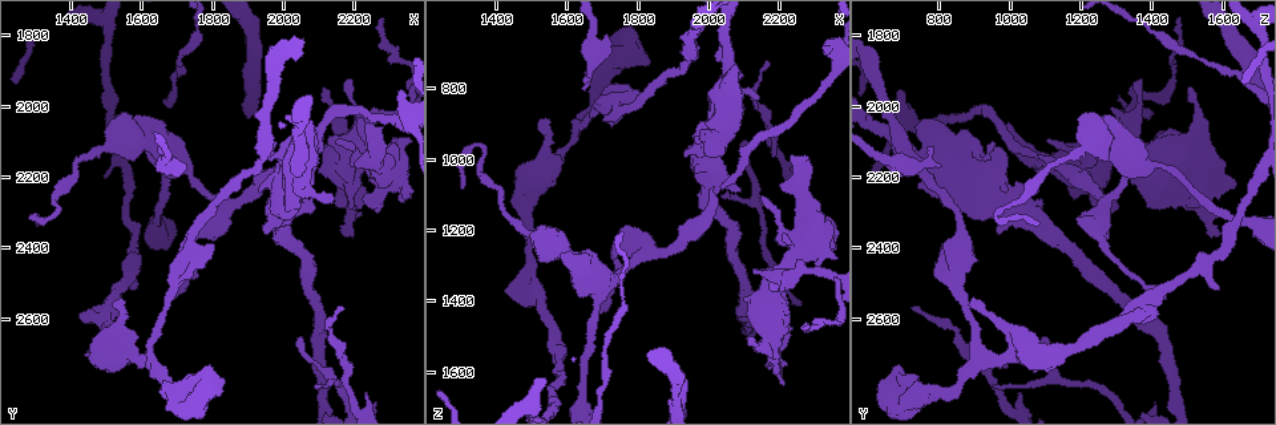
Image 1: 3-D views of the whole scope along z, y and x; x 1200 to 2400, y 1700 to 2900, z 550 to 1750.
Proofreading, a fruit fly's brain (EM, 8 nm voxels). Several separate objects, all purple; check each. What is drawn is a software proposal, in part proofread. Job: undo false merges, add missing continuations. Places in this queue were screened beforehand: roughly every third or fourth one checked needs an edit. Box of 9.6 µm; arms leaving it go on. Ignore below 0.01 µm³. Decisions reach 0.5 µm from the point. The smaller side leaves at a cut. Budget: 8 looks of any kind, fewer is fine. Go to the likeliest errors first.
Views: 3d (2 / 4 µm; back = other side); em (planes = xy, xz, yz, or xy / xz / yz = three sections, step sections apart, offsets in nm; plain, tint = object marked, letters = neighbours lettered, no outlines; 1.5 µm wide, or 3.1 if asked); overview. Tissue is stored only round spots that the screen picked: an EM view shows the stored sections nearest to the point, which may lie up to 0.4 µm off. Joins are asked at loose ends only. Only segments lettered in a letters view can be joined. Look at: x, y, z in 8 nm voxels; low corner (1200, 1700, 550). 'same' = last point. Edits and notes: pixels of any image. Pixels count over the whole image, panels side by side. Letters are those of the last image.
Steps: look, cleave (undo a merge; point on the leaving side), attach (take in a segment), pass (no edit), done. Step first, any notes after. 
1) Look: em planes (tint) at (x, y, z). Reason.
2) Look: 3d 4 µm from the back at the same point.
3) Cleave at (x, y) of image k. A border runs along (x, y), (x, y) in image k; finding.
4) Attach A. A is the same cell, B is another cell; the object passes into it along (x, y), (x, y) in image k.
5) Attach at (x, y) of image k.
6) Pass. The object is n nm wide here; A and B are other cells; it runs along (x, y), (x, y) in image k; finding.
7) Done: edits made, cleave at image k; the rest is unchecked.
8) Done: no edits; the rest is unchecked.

Look: em planes (letters) at (2090, 2290, 1080). Free end.

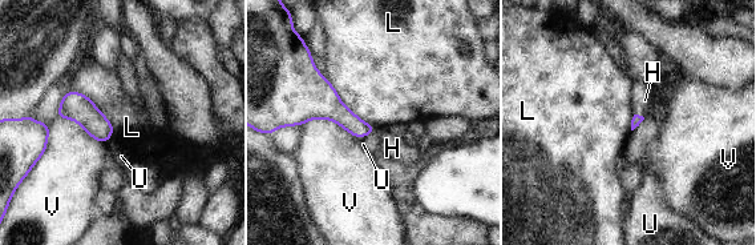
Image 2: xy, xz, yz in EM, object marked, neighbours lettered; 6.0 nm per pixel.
Attach H. H is the same cell, L, U and V are other cells; the object passes into it along (637, 119), (638, 115), (645, 100) in image 2; the neuron continues.

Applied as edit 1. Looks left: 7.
Look: overview.

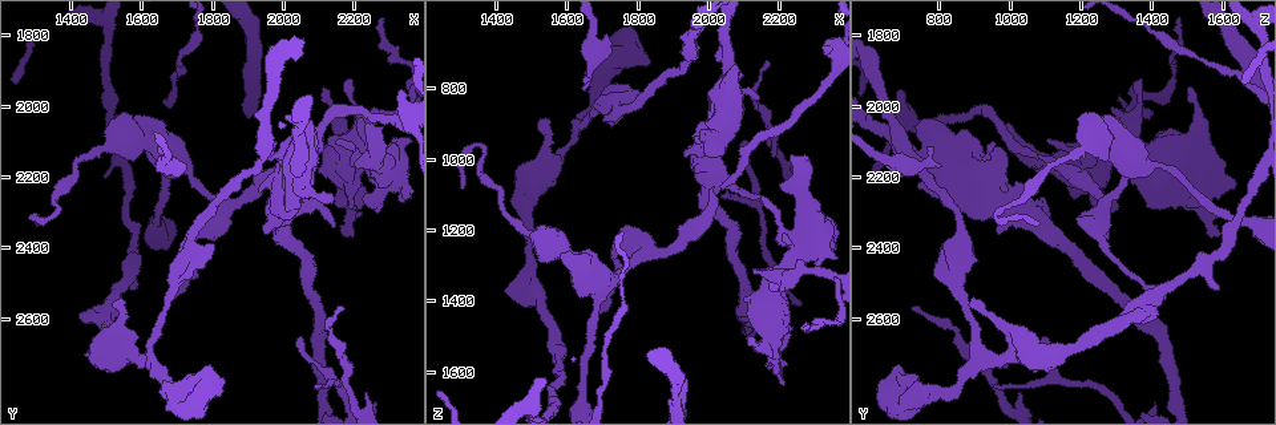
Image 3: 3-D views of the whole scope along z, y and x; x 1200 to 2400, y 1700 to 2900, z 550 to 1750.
Look: 3d 4 µm at (2170, 2370, 1590). An open end.

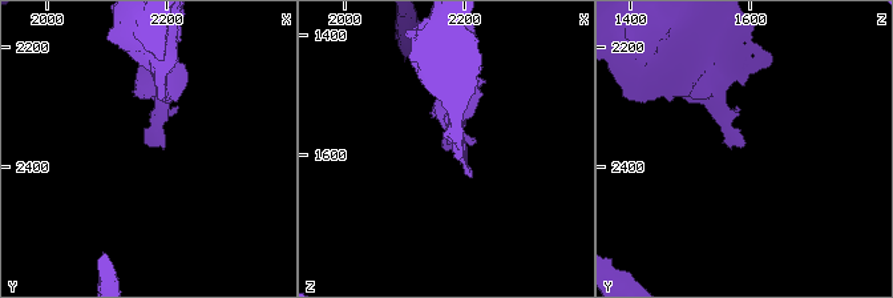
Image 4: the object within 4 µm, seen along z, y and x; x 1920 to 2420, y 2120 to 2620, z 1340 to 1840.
Look: em planes (letters) at (2180, 2370, 1590).

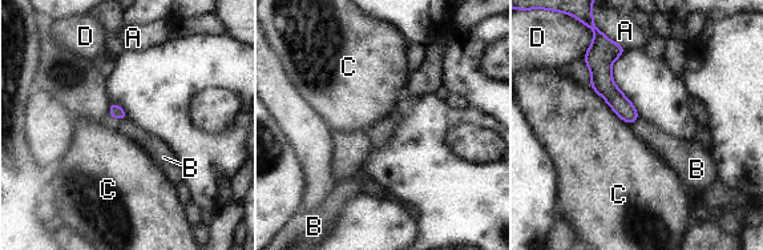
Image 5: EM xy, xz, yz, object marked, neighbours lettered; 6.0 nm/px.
Pass. A, B, C and D are other cells; a border runs along (108, 115), (126, 120) in image 5; none of them fits.

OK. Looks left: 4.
Look: em planes (tint) at (1580, 2630, 990). Stops while still wide.

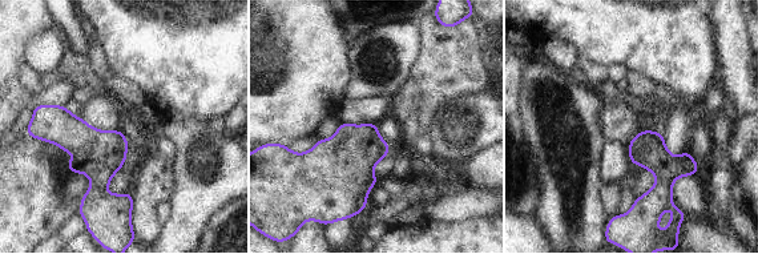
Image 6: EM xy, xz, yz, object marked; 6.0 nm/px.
Look: em planes (letters) at the same point.

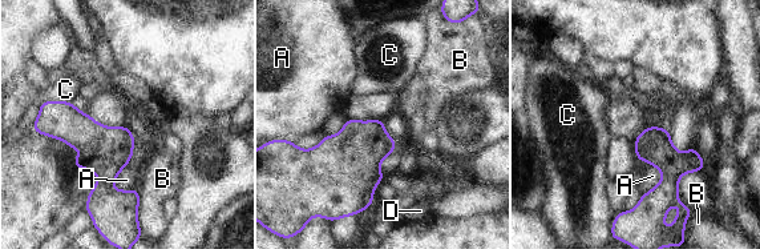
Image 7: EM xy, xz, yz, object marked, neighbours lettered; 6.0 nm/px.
Pass. The longest contact is with C, 180 nm; A, B, C and D are other cells; it runs along (51, 107), (106, 163), (106, 187), (134, 201) in image 7; no lettered segment goes on from it.

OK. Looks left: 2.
Done: edits made, attach at image 2; the rest is unchecked.

